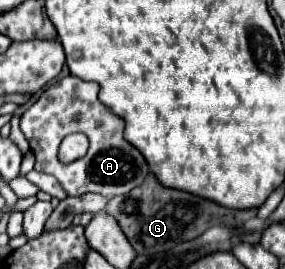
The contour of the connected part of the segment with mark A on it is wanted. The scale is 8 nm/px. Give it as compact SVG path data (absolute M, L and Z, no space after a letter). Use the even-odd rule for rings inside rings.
M69 75L53 85L49 85L41 97L21 115L21 131L29 139L31 151L35 153L35 171L49 173L59 179L69 197L79 197L83 193L101 193L105 197L125 195L131 189L139 187L147 173L149 165L139 149L133 149L129 141L123 137L125 121L115 117L111 109L101 105L97 99L97 85L79 81L79 77ZM71 133L85 133L89 137L89 151L85 157L63 163L59 159L59 145L63 137Z

